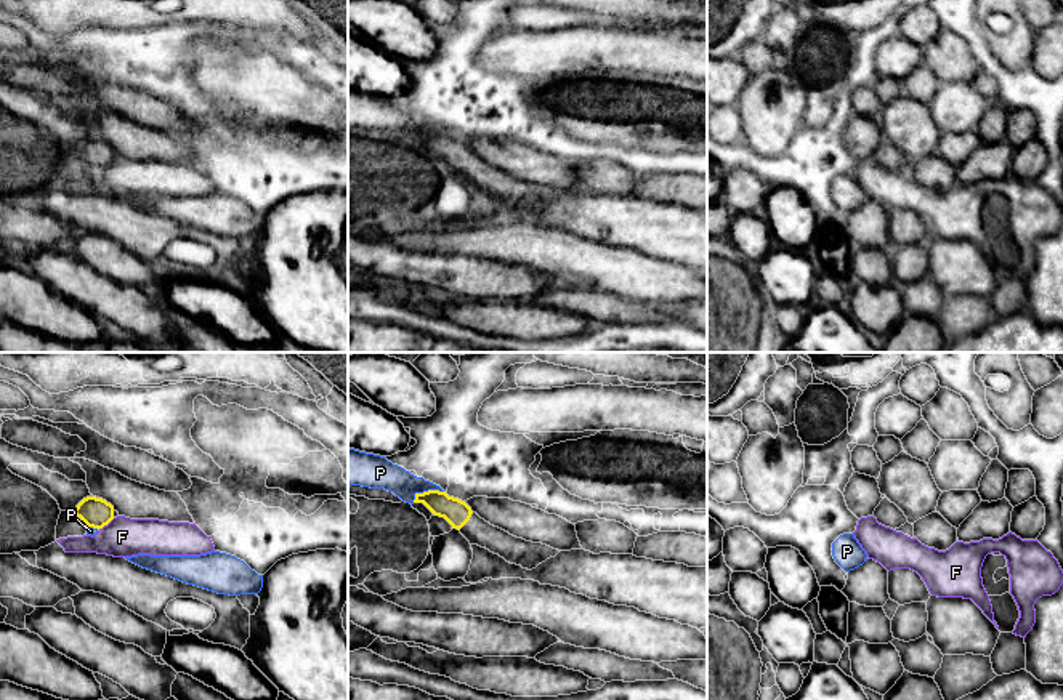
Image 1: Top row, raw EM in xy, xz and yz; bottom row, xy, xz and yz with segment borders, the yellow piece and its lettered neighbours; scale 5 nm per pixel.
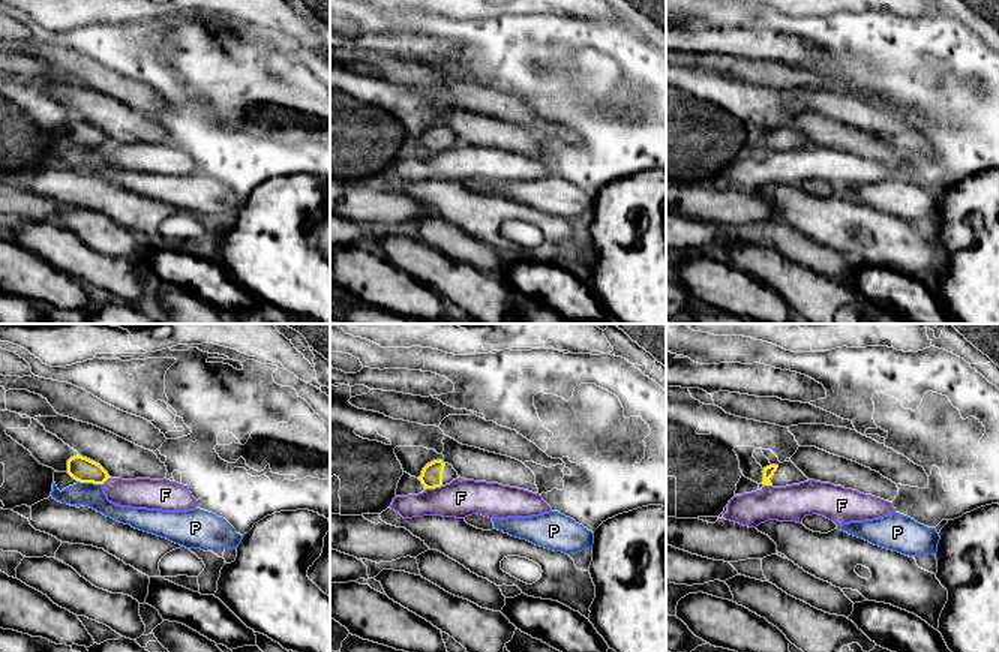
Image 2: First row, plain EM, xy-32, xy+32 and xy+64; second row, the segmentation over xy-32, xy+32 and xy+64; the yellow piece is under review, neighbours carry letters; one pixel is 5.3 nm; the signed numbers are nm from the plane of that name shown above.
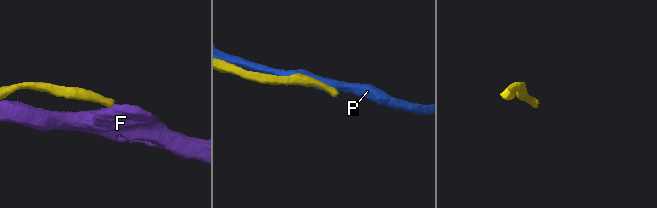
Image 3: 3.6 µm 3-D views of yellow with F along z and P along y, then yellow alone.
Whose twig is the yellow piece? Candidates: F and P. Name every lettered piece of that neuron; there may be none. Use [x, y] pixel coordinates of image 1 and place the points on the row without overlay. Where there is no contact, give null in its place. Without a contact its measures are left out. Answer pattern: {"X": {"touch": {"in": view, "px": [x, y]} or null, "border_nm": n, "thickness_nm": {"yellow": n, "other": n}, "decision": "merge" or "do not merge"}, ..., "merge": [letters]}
{"F": {"touch": {"in": "xy", "px": [106, 165]}, "border_nm": 110, "thickness_nm": {"yellow": 150, "other": 200}, "decision": "do not merge"}, "P": {"touch": {"in": "xz", "px": [425, 133]}, "border_nm": 170, "thickness_nm": {"yellow": 140, "other": 150}, "decision": "do not merge"}, "merge": []}

